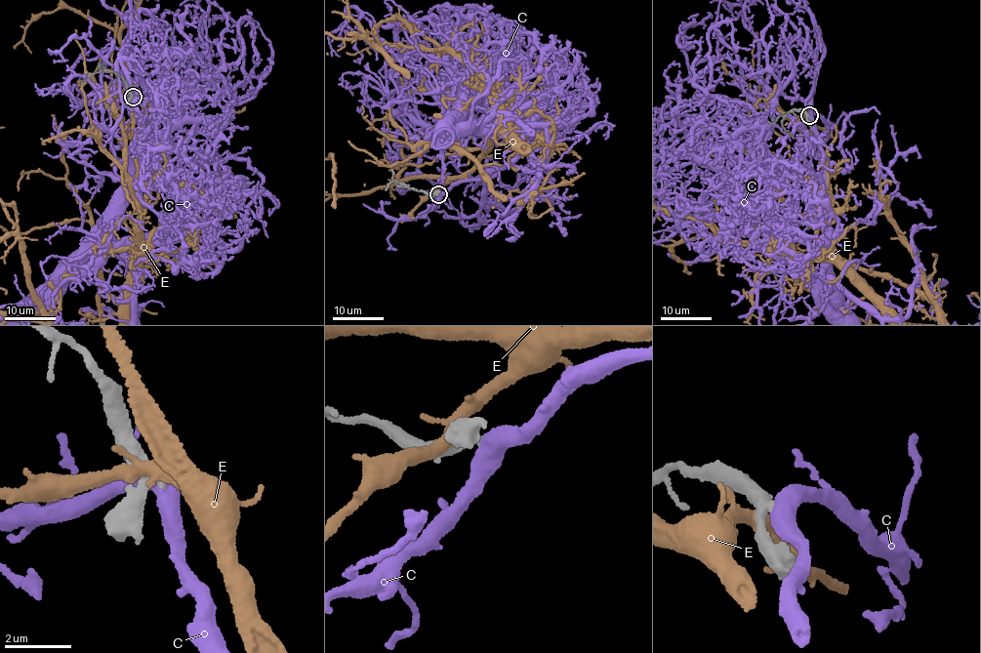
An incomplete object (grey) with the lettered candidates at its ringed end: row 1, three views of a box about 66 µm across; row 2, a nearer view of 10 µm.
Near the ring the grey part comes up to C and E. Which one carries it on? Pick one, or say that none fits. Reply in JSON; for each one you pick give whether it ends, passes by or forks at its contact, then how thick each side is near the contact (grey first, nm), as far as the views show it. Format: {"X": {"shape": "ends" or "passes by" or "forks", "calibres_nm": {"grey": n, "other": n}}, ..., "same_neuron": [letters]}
{"C": {"shape": "passes by", "calibres_nm": {"grey": 320, "other": 550}}, "same_neuron": ["C"]}

